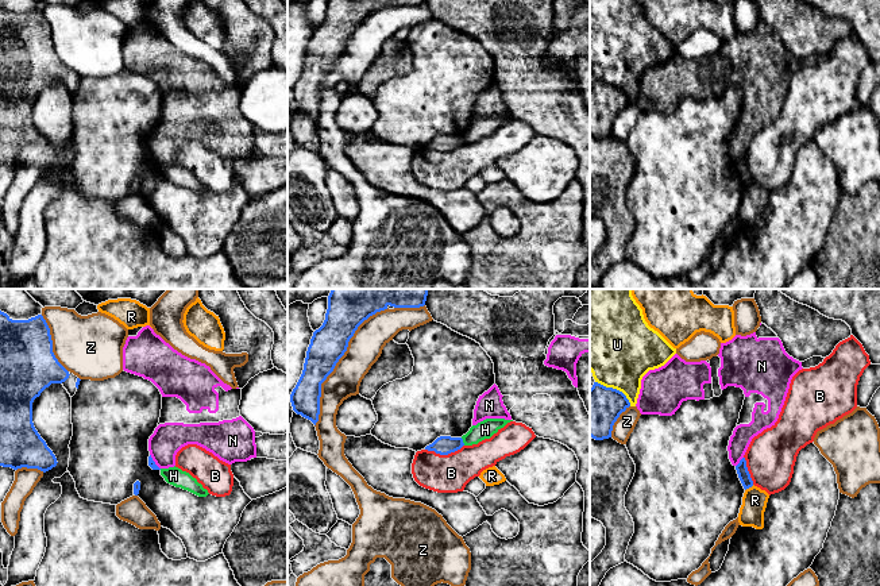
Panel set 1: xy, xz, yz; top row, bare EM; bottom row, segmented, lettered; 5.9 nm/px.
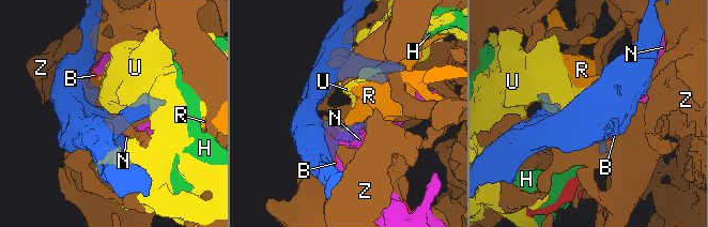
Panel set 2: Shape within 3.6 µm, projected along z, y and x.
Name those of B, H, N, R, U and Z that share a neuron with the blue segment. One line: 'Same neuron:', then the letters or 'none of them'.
Same neuron: none of them

